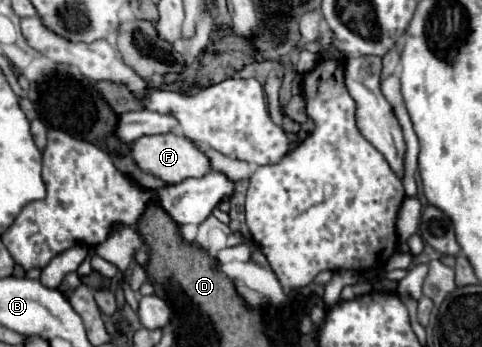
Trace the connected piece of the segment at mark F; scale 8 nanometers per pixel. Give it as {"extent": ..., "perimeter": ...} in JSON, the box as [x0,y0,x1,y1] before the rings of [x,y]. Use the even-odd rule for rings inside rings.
{"extent":[130,134,210,184],"perimeter":[[[156,134],[156,136],[142,136],[132,142],[130,156],[138,164],[142,172],[150,172],[152,176],[164,180],[166,184],[178,184],[186,178],[202,178],[210,172],[208,158],[196,148],[196,144],[184,136],[174,134]]]}

